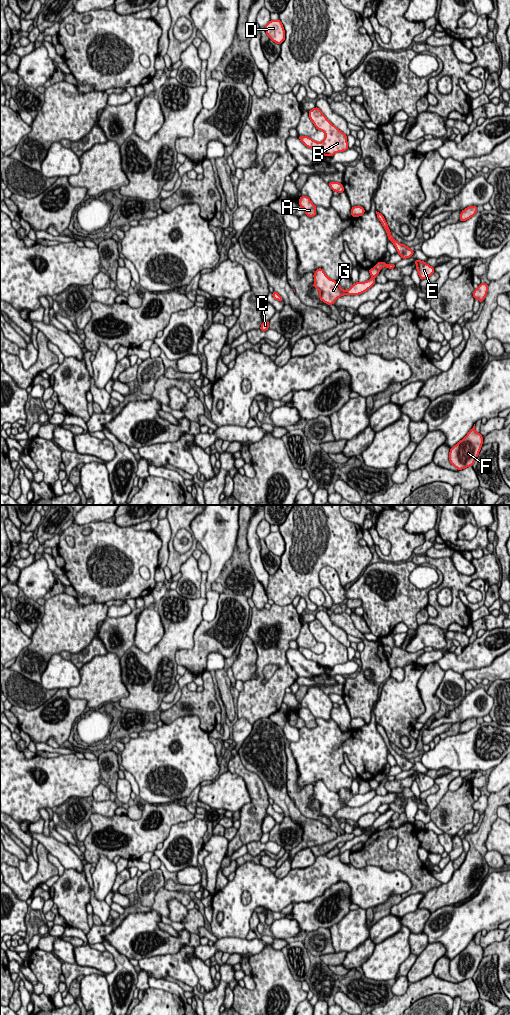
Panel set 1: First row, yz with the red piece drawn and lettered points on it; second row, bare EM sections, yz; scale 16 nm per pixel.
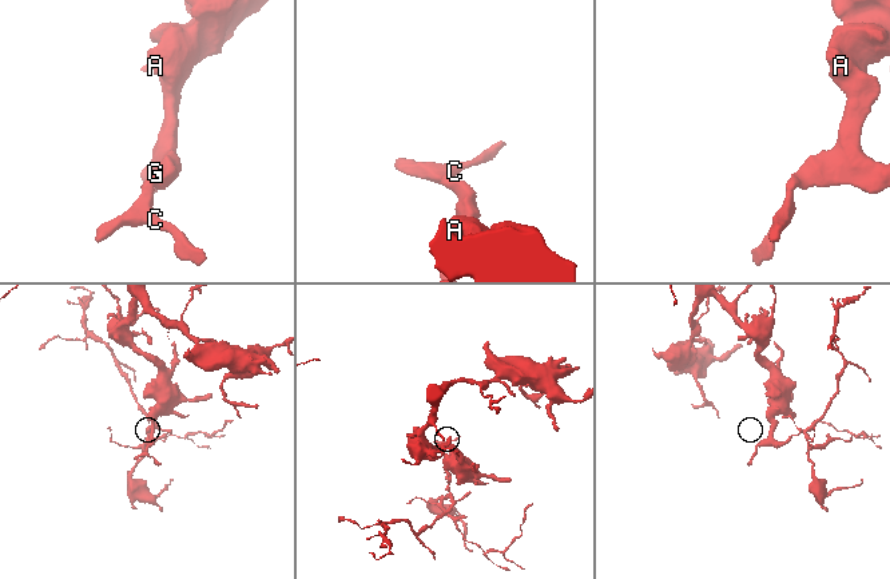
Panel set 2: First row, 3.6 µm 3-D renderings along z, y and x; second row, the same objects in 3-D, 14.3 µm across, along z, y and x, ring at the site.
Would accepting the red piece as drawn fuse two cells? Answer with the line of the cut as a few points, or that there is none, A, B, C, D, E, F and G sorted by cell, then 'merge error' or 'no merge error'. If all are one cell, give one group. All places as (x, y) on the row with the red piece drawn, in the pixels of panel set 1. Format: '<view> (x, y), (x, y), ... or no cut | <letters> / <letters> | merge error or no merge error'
yz (374, 267), (378, 270) | A B C D G / E F | merge error

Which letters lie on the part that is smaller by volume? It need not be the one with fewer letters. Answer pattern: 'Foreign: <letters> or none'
Foreign: E, F

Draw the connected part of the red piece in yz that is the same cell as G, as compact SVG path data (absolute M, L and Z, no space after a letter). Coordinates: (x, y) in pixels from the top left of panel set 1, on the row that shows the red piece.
M375 267L369 269L372 276L370 280L365 282L354 283L347 291L340 287L340 284L335 280L330 279L322 268L318 268L313 274L313 287L319 290L319 298L328 305L333 305L334 302L343 295L359 295L370 289L375 283L375 277L379 274L379 270Z

